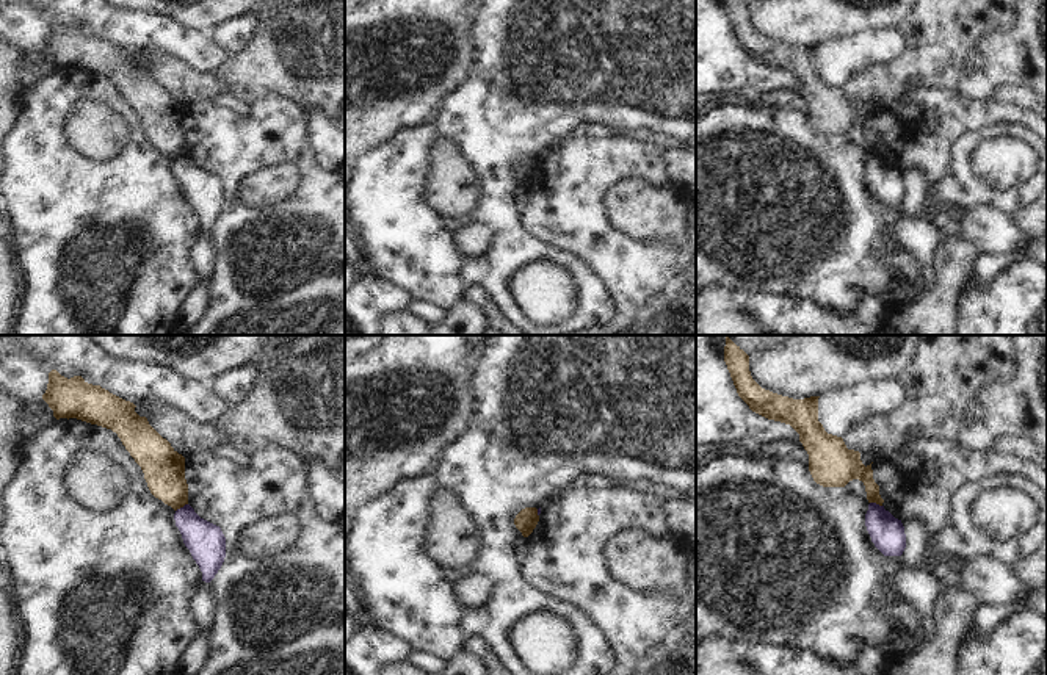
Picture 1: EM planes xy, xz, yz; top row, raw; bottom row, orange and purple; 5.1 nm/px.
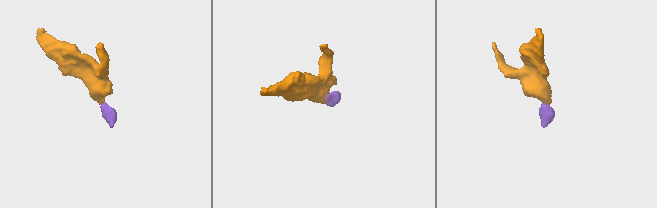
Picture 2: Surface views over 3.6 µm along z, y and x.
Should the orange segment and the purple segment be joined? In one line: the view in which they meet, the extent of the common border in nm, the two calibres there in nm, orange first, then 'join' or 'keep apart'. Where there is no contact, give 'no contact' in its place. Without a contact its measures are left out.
contact in xy; length 80 nm; calibres 220 and 190 nm; keep apart

